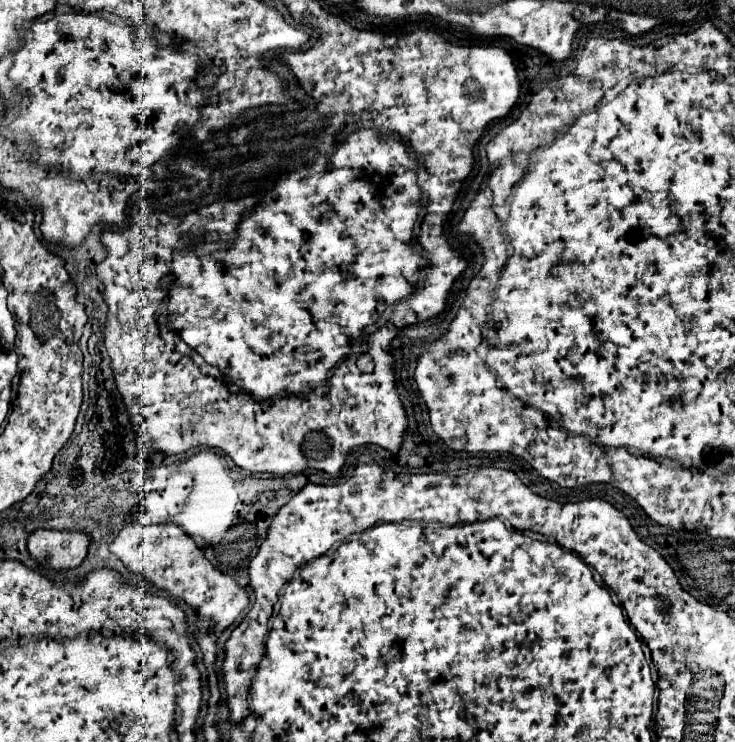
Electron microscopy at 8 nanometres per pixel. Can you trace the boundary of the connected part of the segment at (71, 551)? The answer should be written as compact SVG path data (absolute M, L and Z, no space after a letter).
M37 530L29 536L31 558L51 570L77 568L89 548L89 536L81 532Z

